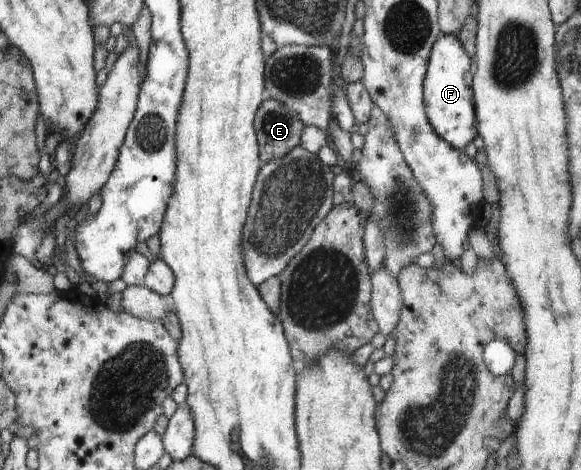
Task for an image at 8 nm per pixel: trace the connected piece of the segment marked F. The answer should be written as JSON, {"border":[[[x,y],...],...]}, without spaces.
{"border":[[[445,35],[432,46],[423,83],[424,109],[436,133],[453,148],[465,149],[478,135],[476,107],[472,88],[473,64],[471,55],[461,44],[459,37]]]}

